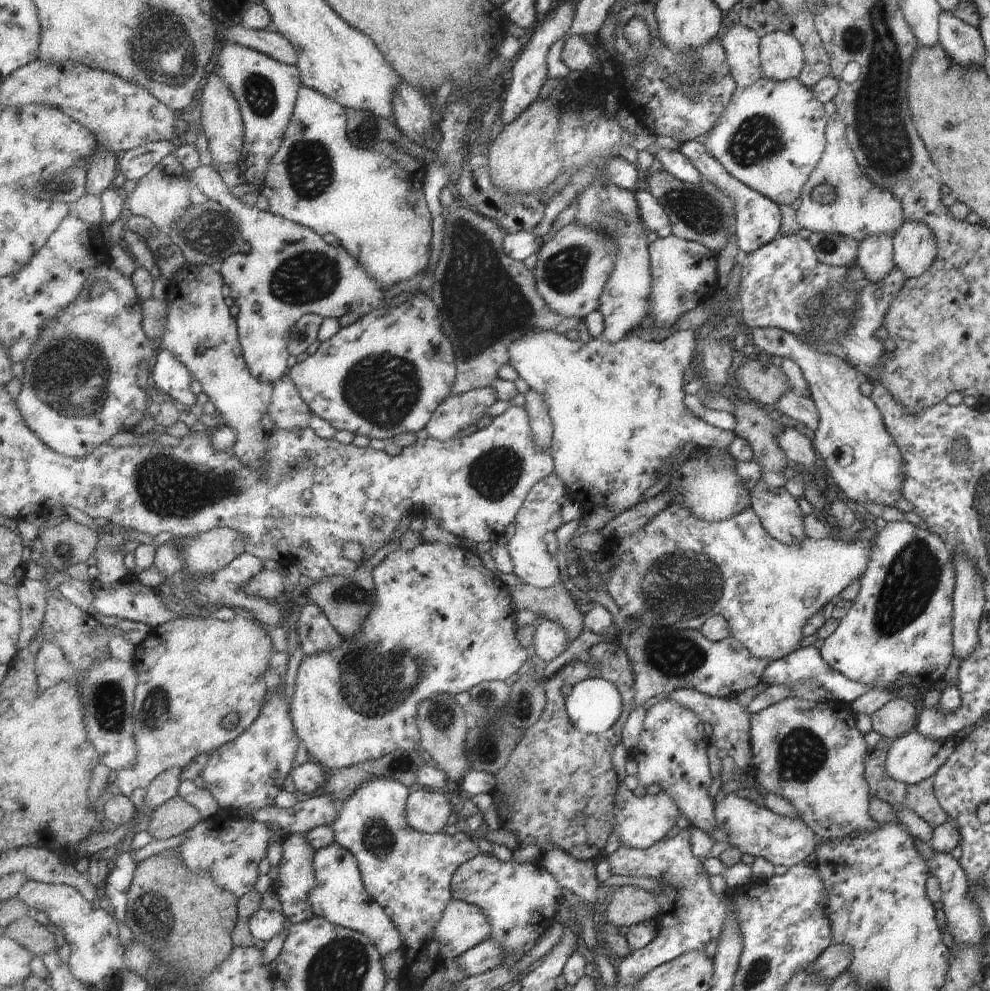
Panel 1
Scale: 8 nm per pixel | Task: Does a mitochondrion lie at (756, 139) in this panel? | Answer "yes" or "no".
yes

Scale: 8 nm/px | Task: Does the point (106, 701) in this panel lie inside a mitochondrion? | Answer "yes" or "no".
yes

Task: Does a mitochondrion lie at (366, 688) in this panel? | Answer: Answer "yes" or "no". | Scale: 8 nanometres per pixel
yes

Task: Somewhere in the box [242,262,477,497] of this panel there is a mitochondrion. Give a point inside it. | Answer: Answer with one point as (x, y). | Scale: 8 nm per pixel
(381, 388)

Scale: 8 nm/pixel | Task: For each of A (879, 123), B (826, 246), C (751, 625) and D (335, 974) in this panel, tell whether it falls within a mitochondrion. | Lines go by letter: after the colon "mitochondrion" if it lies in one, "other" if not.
A: mitochondrion
B: mitochondrion
C: other
D: mitochondrion

